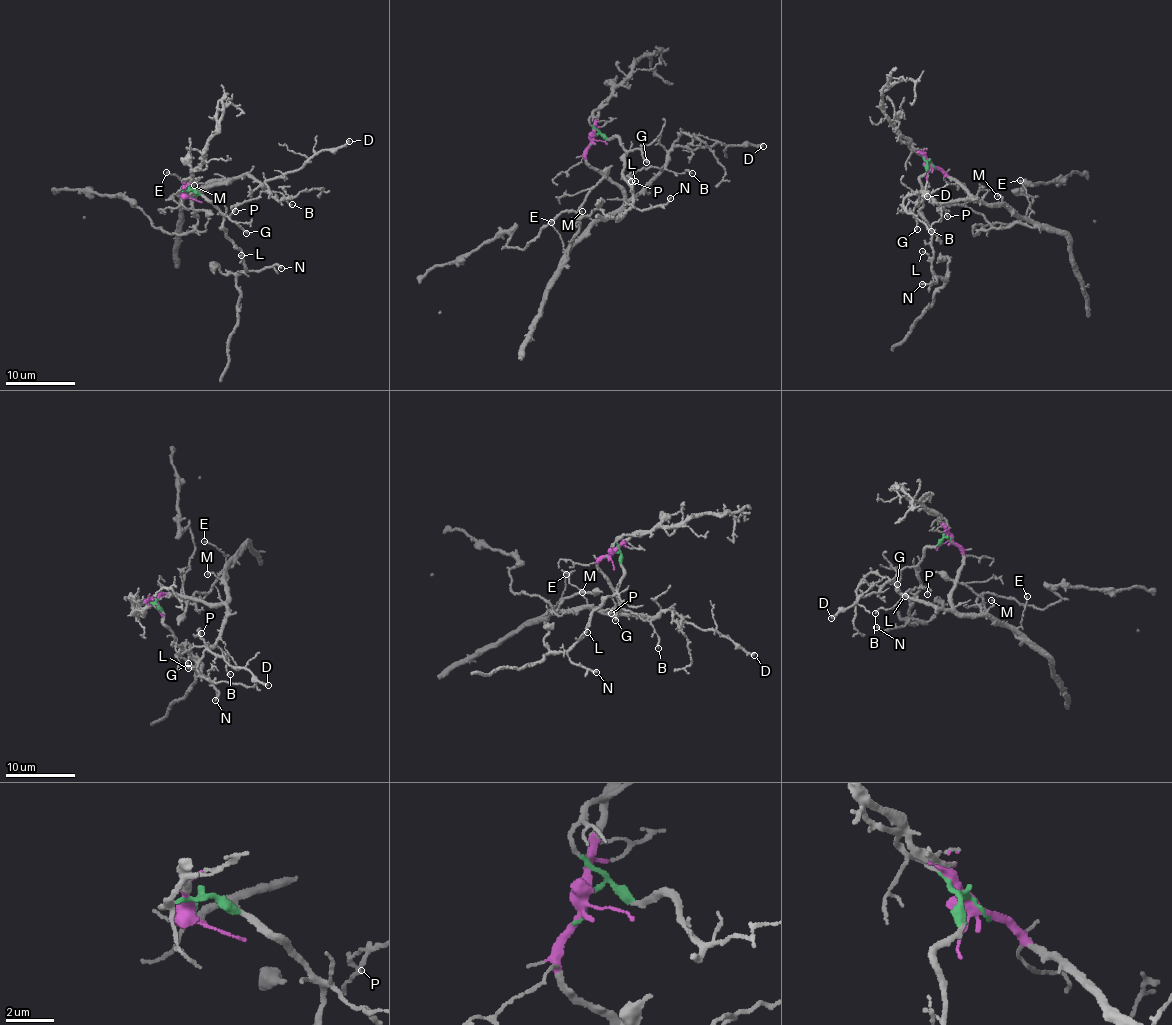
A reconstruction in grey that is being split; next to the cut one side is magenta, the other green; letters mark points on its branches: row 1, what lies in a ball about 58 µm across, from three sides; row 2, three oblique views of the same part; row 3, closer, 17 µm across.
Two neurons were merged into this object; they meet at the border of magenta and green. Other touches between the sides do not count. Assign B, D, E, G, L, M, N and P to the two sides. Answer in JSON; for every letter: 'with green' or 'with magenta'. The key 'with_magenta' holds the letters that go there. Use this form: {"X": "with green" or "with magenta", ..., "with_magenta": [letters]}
{"B": "with magenta", "D": "with magenta", "E": "with magenta", "G": "with green", "L": "with green", "M": "with magenta", "N": "with green", "P": "with magenta", "with_magenta": ["B", "D", "E", "M", "P"]}

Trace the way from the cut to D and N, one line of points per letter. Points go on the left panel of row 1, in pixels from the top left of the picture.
D: (186, 192), (183, 193), (186, 195), (246, 175), (262, 187), (296, 171), (320, 151), (335, 152), (350, 141)
N: (186, 192), (196, 189), (223, 216), (226, 237), (241, 251), (244, 270), (261, 271), (275, 265), (281, 268)

